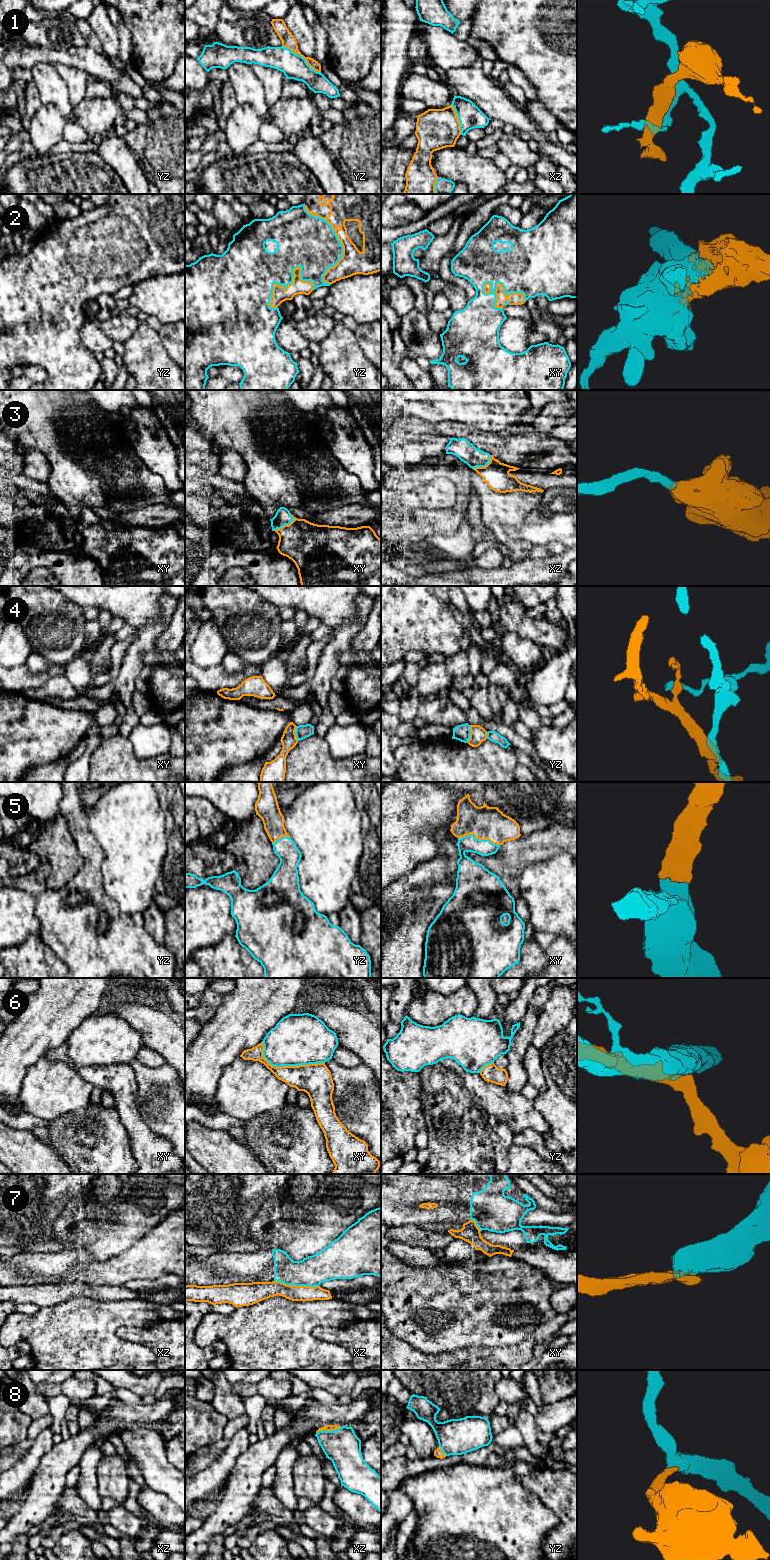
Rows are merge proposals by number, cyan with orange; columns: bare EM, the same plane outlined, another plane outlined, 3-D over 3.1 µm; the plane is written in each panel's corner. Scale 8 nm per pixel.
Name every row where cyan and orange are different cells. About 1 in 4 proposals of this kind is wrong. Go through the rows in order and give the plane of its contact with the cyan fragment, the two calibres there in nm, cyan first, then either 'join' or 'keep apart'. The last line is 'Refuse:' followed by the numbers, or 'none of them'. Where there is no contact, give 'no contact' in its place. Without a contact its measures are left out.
1: meets cyan in yz; 200 nm thick on the cyan side, 110 nm on the other; keep apart
2: meets cyan in yz; 400 nm thick on the cyan side, 120 nm on the other; join
3: meets cyan in xy; 130 nm thick on the cyan side, 360 nm on the other; join
4: meets cyan in yz; 130 nm thick on the cyan side, 130 nm on the other; keep apart
5: meets cyan in xy; 160 nm thick on the cyan side, 260 nm on the other; join
6: meets cyan in xy; 420 nm thick on the cyan side, 260 nm on the other; keep apart
7: meets cyan in xz; 240 nm thick on the cyan side, 130 nm on the other; keep apart
8: meets cyan in xz; 280 nm thick on the cyan side, 50 nm on the other; join
Refuse: 1, 4, 6, 7

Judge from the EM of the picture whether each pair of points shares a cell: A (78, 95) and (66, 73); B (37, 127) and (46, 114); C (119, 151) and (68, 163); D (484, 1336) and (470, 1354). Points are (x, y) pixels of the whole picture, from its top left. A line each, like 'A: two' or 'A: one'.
A: one
B: one
C: two
D: two

